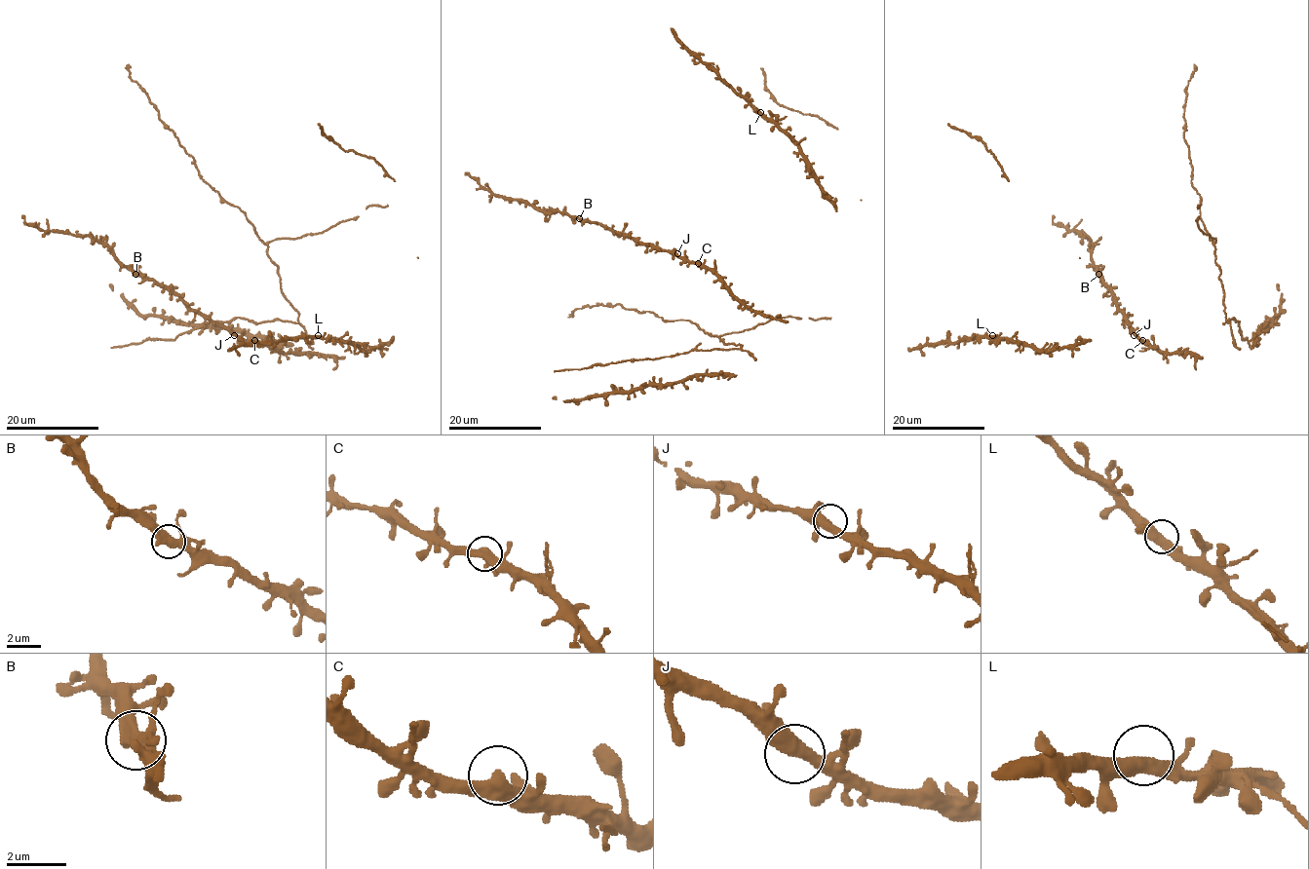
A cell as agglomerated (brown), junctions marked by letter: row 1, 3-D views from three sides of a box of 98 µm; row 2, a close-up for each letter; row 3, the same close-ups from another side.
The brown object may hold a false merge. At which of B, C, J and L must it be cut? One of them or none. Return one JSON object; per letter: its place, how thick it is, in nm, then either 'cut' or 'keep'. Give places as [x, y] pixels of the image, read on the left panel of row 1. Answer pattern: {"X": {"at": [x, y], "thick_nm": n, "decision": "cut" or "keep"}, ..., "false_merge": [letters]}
{"B": {"at": [135, 274], "thick_nm": 460, "decision": "keep"}, "C": {"at": [254, 340], "thick_nm": 480, "decision": "keep"}, "J": {"at": [234, 335], "thick_nm": 480, "decision": "keep"}, "L": {"at": [318, 335], "thick_nm": 480, "decision": "keep"}, "false_merge": []}

